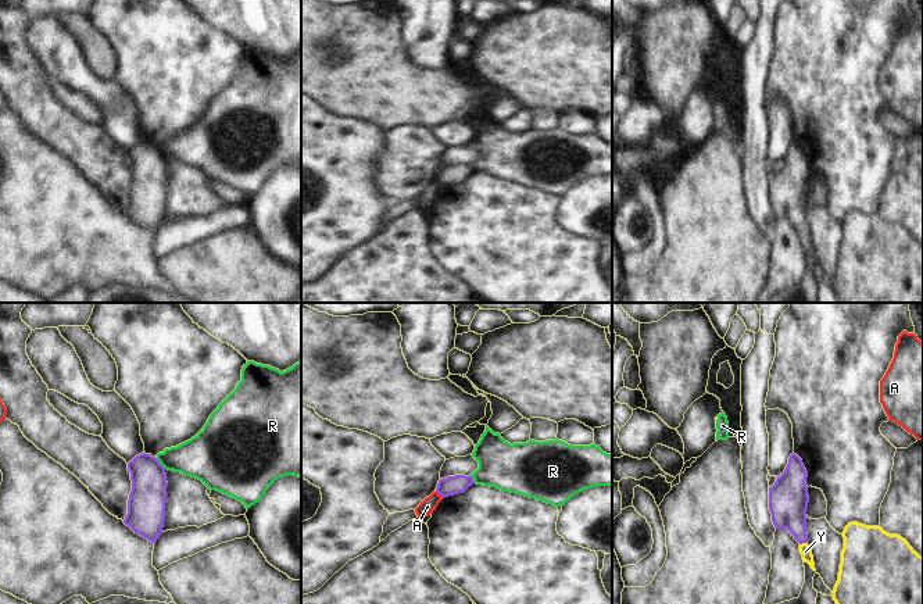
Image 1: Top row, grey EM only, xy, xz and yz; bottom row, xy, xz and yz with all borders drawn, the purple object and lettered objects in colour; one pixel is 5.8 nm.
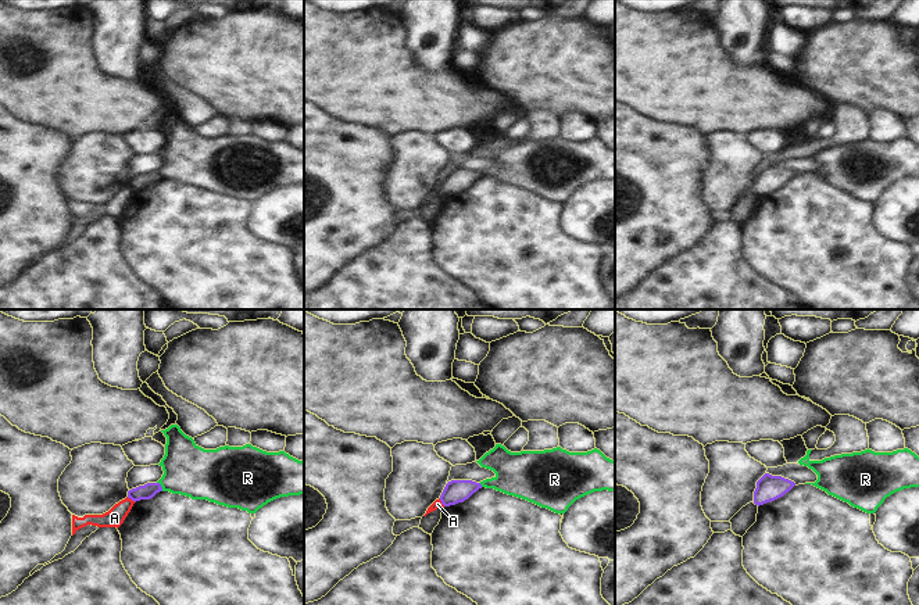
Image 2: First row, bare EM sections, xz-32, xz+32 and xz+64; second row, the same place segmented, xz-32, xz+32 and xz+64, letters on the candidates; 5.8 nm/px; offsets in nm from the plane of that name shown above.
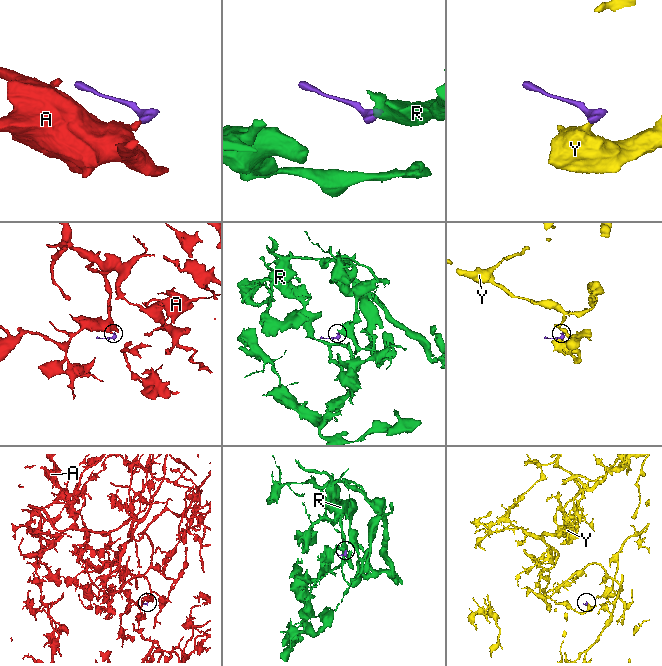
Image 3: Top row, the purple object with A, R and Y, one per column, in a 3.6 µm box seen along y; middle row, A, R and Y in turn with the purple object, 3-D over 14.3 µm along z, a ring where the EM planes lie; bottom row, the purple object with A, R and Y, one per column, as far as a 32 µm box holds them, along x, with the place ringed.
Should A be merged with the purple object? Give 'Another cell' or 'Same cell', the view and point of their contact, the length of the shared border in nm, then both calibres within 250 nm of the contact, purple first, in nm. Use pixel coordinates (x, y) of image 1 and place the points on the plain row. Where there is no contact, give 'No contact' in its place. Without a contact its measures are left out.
Another cell. Touches purple at xz (440, 183). Shared border 60 nm. Thickness 110 nm (purple) against 90 nm

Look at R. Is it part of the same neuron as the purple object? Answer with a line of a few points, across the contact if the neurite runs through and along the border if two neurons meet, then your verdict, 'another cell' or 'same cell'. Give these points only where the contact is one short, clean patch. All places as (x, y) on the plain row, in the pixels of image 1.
line xy (156, 147), (165, 157); another cell

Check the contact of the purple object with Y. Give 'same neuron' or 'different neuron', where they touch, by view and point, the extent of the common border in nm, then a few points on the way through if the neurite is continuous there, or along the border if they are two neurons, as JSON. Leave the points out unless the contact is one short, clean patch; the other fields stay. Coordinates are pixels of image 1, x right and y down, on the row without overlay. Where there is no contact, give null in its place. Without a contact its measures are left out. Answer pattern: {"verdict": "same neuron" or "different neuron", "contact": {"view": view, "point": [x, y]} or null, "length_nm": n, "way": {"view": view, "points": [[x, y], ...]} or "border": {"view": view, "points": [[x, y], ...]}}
{"verdict": "same neuron", "contact": {"view": "yz", "point": [802, 231]}, "length_nm": 50, "way": {"view": "yz", "points": [[789, 190], [789, 200], [802, 231], [805, 240]]}}

